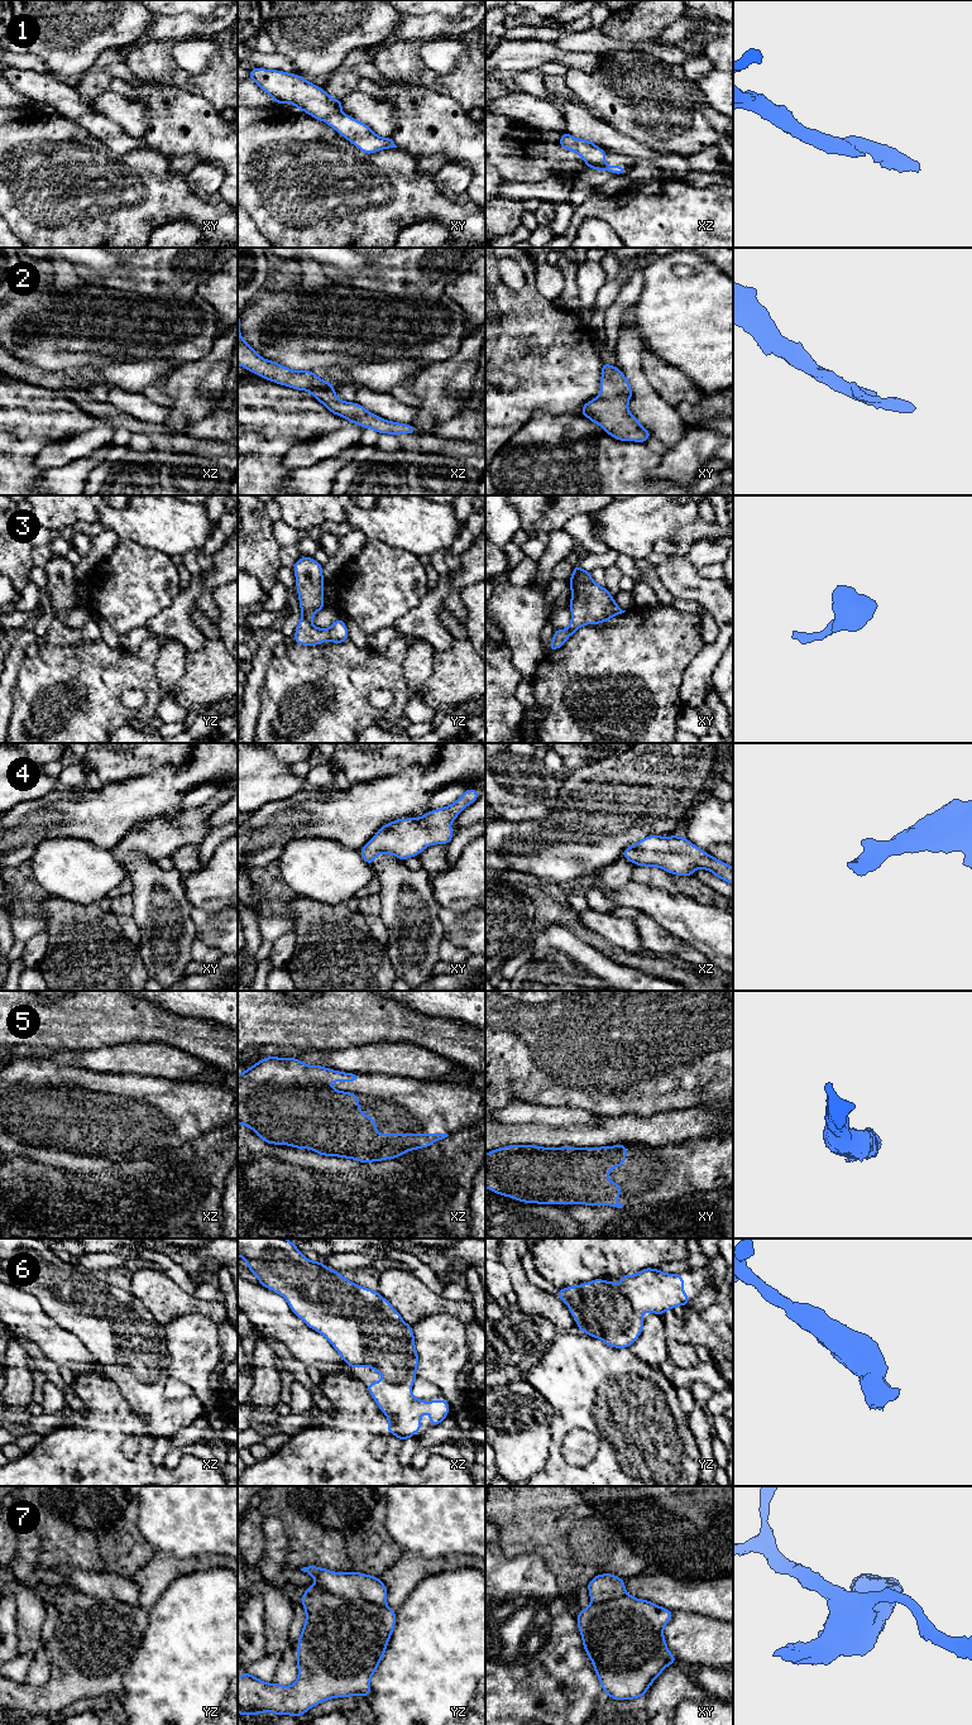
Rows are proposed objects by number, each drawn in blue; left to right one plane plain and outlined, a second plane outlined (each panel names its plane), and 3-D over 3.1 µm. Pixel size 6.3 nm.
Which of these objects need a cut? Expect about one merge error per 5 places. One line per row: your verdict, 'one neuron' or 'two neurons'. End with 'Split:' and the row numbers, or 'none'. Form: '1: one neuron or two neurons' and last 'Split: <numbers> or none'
1: one neuron
2: one neuron
3: one neuron
4: one neuron
5: one neuron
6: one neuron
7: two neurons
Split: 7

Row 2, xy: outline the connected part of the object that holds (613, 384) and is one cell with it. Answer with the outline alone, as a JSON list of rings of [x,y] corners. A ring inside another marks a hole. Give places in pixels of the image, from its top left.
[[[602,363],[600,394],[581,407],[581,415],[619,441],[647,442],[650,431],[628,411],[633,392],[618,366]]]

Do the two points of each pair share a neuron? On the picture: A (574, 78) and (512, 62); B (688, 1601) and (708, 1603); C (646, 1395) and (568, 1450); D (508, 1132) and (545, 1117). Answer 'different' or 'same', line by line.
A: different
B: same
C: different
D: different

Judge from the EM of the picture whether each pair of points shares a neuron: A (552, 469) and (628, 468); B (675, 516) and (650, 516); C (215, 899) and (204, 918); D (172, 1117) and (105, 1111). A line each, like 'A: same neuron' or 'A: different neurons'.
A: same neuron
B: same neuron
C: different neurons
D: same neuron

